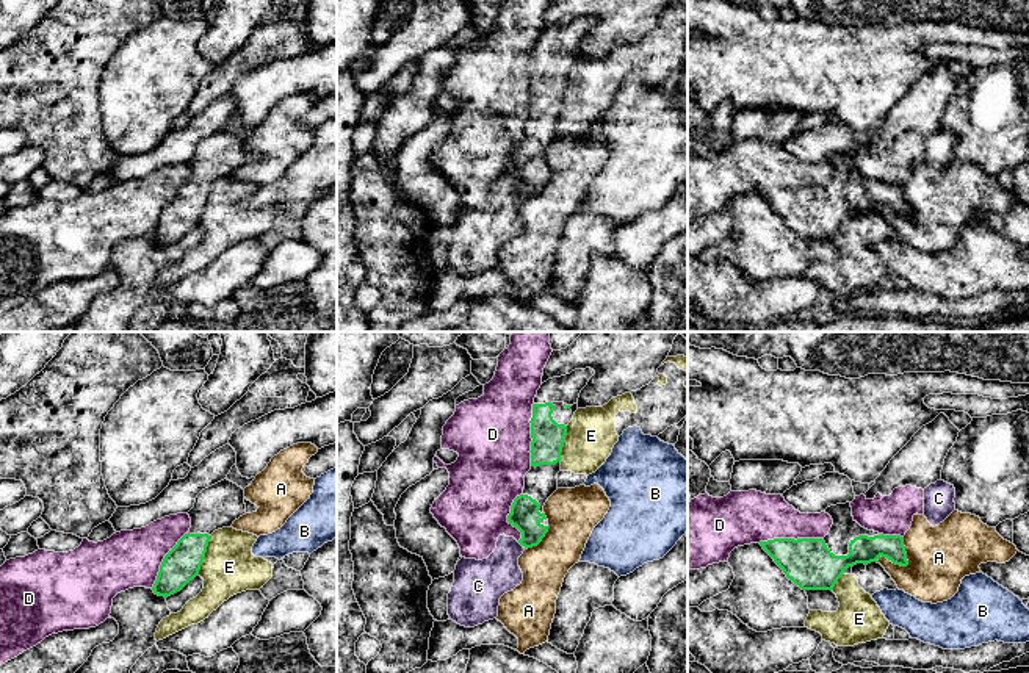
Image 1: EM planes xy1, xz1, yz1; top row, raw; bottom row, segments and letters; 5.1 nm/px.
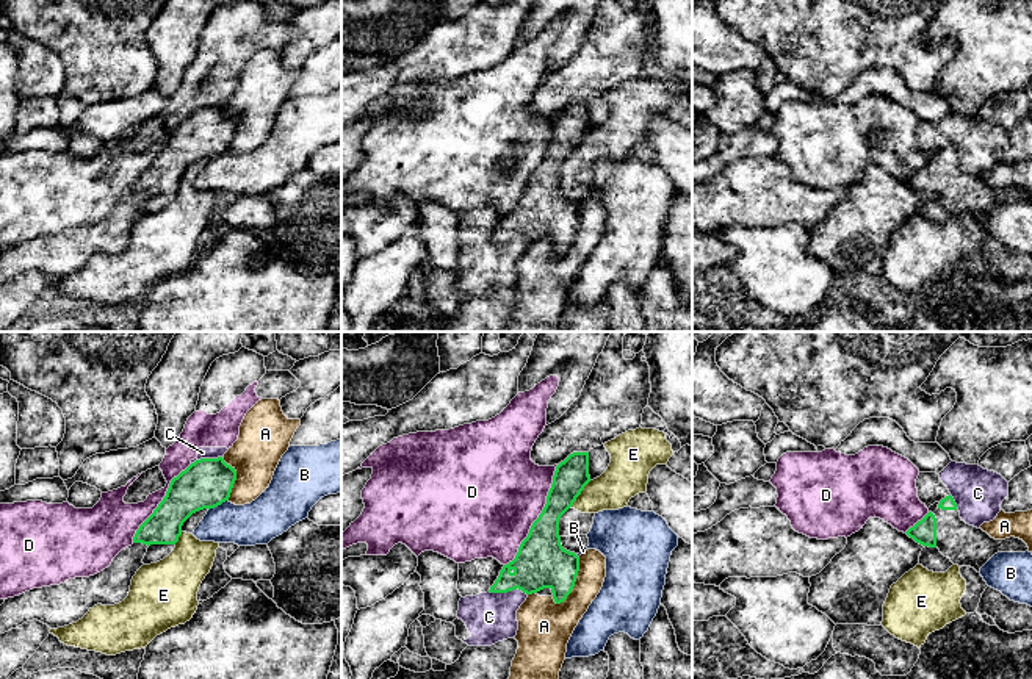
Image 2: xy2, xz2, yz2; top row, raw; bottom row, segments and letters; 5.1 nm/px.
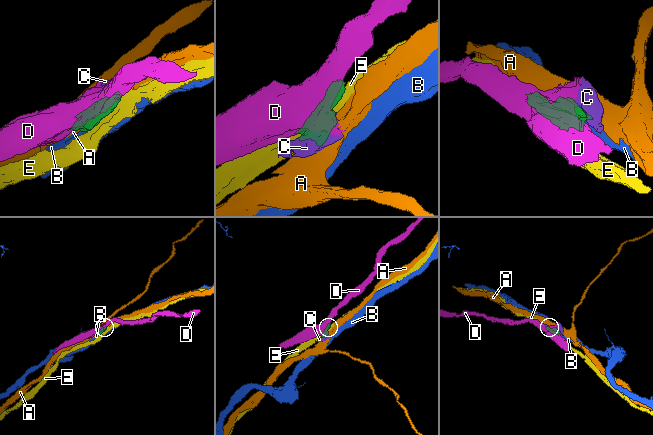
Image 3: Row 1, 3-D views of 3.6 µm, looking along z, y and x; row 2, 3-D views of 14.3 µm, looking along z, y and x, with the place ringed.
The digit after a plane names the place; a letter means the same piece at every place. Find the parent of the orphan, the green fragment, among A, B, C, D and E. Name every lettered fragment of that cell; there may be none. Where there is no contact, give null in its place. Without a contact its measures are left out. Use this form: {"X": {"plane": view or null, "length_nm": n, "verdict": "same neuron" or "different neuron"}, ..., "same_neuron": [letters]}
{"A": {"plane": "yz1", "length_nm": 190, "verdict": "different neuron"}, "B": {"plane": "xy2", "length_nm": 120, "verdict": "different neuron"}, "C": {"plane": "xz2", "length_nm": 200, "verdict": "different neuron"}, "D": {"plane": "xz2", "length_nm": 600, "verdict": "different neuron"}, "E": {"plane": "xy1", "length_nm": 220, "verdict": "different neuron"}, "same_neuron": []}

